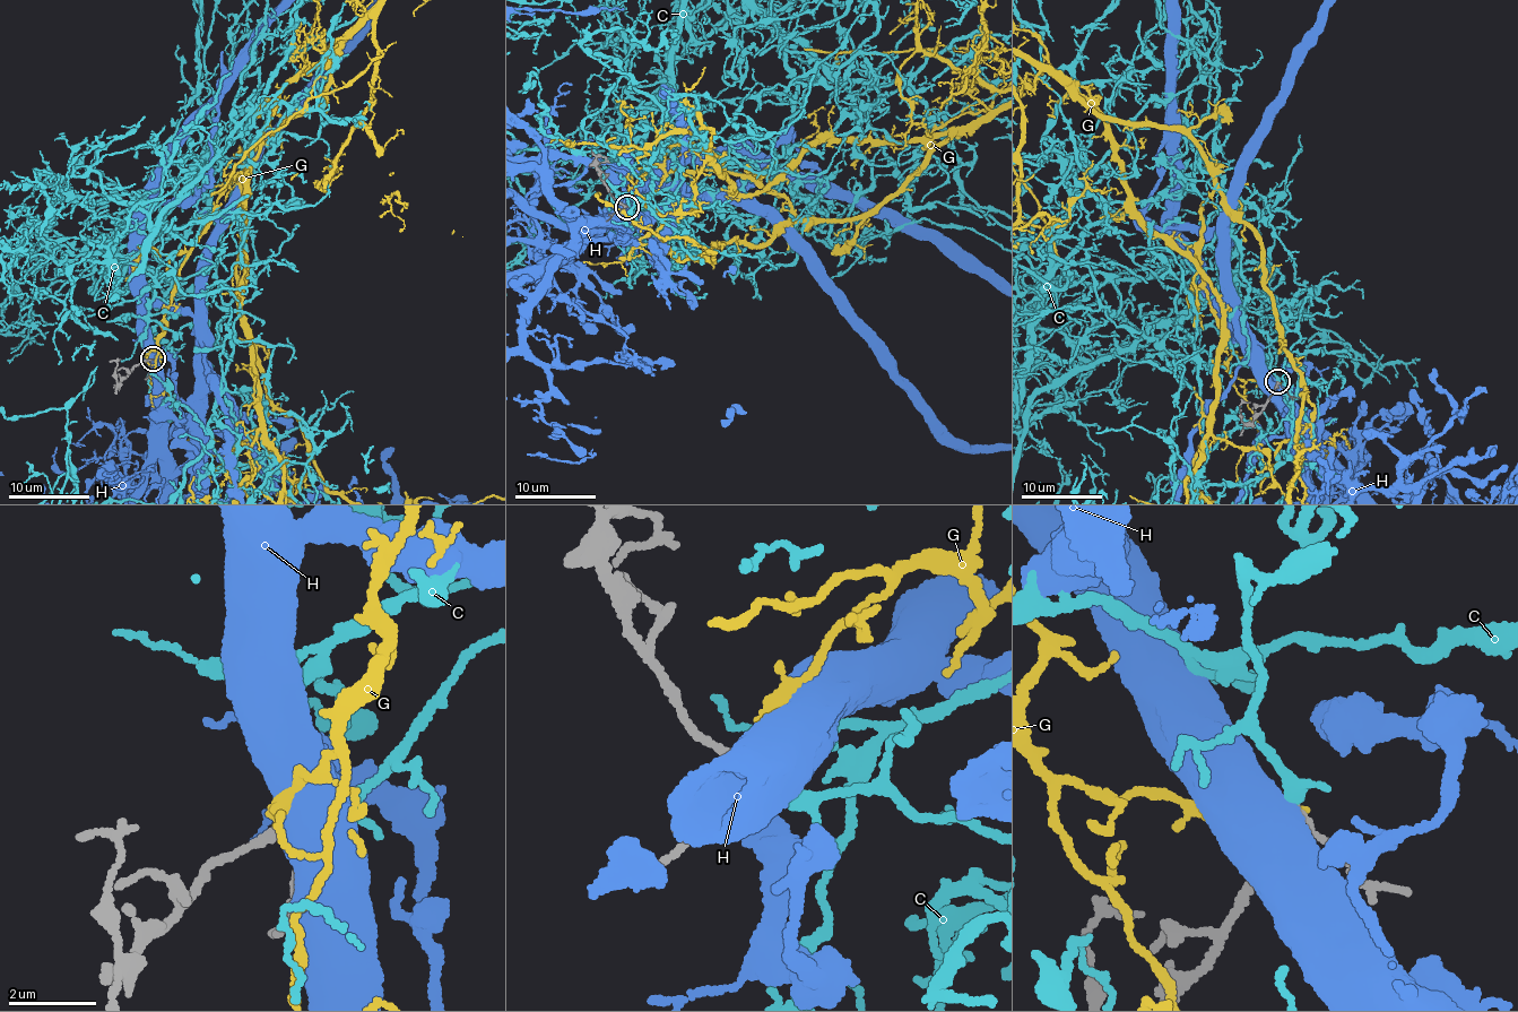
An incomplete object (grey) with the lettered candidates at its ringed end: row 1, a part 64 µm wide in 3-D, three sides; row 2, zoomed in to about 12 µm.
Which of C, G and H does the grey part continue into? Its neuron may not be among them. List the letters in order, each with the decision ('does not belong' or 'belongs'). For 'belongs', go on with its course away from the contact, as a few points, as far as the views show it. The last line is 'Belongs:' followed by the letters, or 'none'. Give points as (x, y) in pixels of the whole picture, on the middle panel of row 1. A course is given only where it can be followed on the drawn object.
C: belongs
G: does not belong
H: does not belong
Belongs: C

